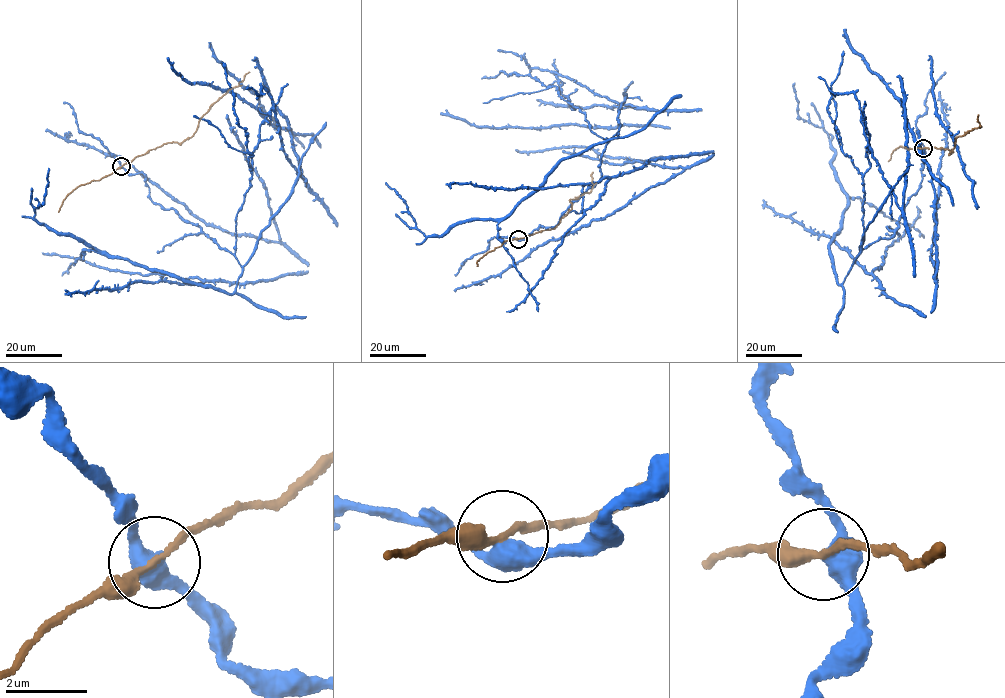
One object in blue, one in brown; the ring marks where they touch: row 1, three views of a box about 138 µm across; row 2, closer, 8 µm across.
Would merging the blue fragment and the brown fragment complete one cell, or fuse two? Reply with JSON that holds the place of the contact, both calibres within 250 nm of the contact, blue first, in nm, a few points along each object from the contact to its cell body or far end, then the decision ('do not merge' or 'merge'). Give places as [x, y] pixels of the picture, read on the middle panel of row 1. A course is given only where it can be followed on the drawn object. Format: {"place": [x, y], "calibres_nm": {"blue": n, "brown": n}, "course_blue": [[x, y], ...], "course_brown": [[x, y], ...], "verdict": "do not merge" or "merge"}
{"place": [518, 239], "calibres_nm": {"blue": 440, "brown": 170}, "course_blue": [[518, 239], [599, 181], [617, 133], [498, 224], [529, 291], [610, 178], [713, 151], [454, 290]], "course_brown": [[518, 239], [555, 228], [571, 210], [571, 200], [591, 192], [592, 172]], "verdict": "do not merge"}

